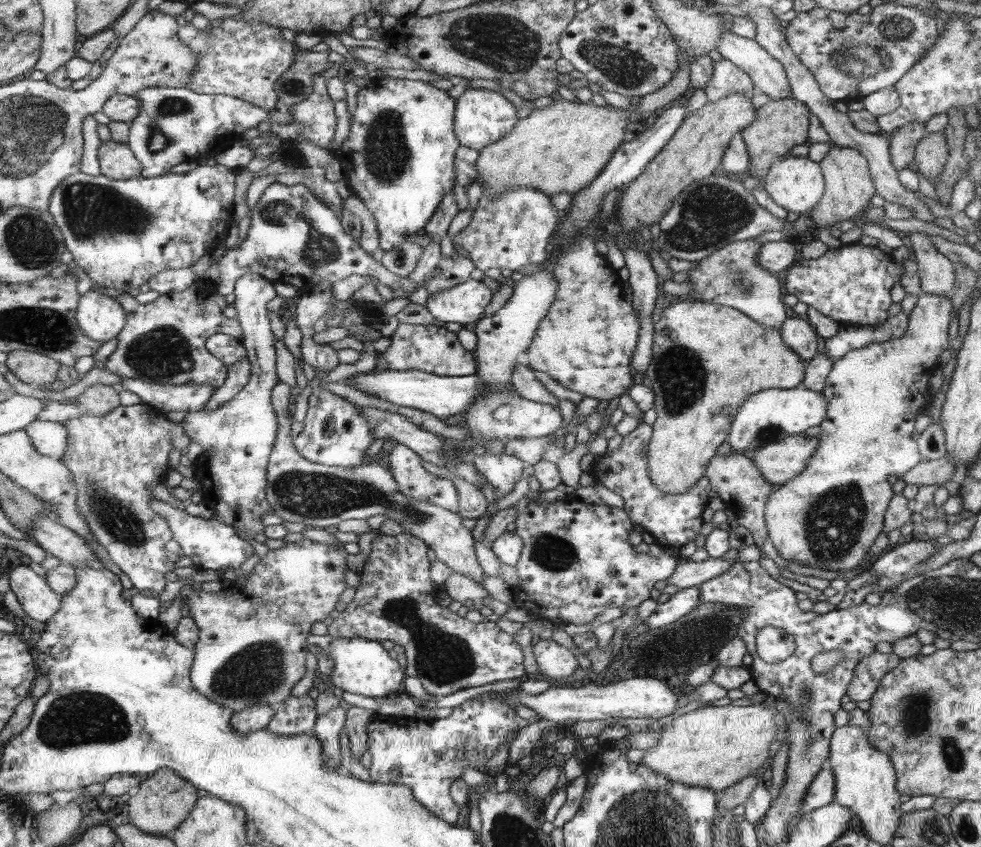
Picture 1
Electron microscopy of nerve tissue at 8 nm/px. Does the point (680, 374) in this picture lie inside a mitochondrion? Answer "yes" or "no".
yes

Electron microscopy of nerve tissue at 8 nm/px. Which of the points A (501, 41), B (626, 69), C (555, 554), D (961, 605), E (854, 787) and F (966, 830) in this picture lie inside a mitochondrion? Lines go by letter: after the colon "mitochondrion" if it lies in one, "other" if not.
A: mitochondrion
B: mitochondrion
C: mitochondrion
D: mitochondrion
E: other
F: mitochondrion

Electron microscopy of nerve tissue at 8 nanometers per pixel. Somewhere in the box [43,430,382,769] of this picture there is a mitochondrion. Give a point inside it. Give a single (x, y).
(259, 671)

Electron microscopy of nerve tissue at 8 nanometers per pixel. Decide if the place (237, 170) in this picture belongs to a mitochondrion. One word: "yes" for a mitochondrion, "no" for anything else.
no

